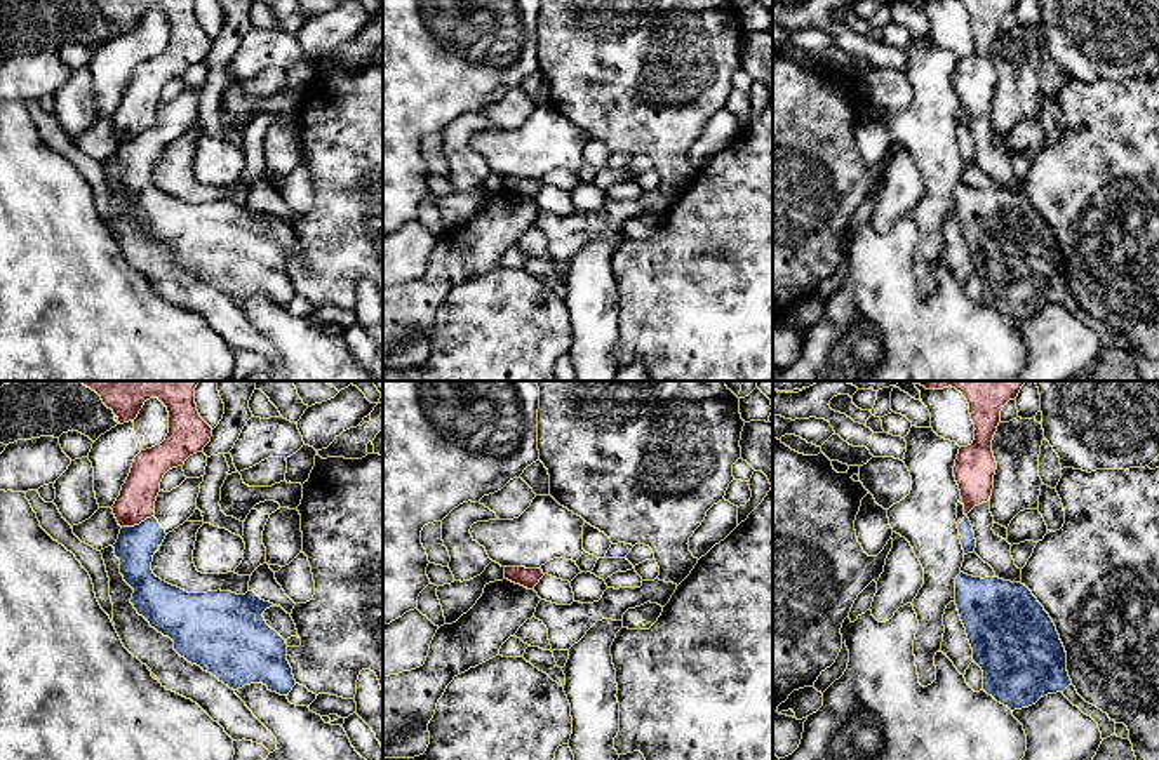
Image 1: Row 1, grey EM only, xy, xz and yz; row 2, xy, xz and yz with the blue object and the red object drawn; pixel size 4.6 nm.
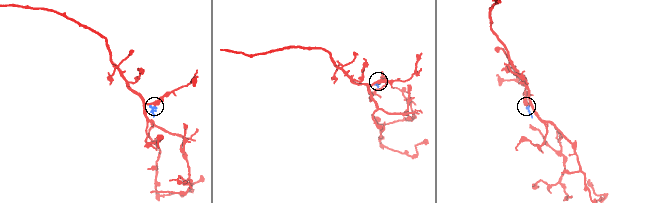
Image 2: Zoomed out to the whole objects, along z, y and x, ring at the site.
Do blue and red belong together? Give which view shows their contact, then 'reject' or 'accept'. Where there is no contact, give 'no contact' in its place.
meets blue in xy; reject

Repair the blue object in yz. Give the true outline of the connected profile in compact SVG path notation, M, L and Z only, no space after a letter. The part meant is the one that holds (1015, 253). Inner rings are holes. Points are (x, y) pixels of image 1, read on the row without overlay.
M961 183L955 190L954 212L973 259L973 271L983 282L983 301L997 313L1011 322L1028 318L1072 294L1056 237L1025 195Z

